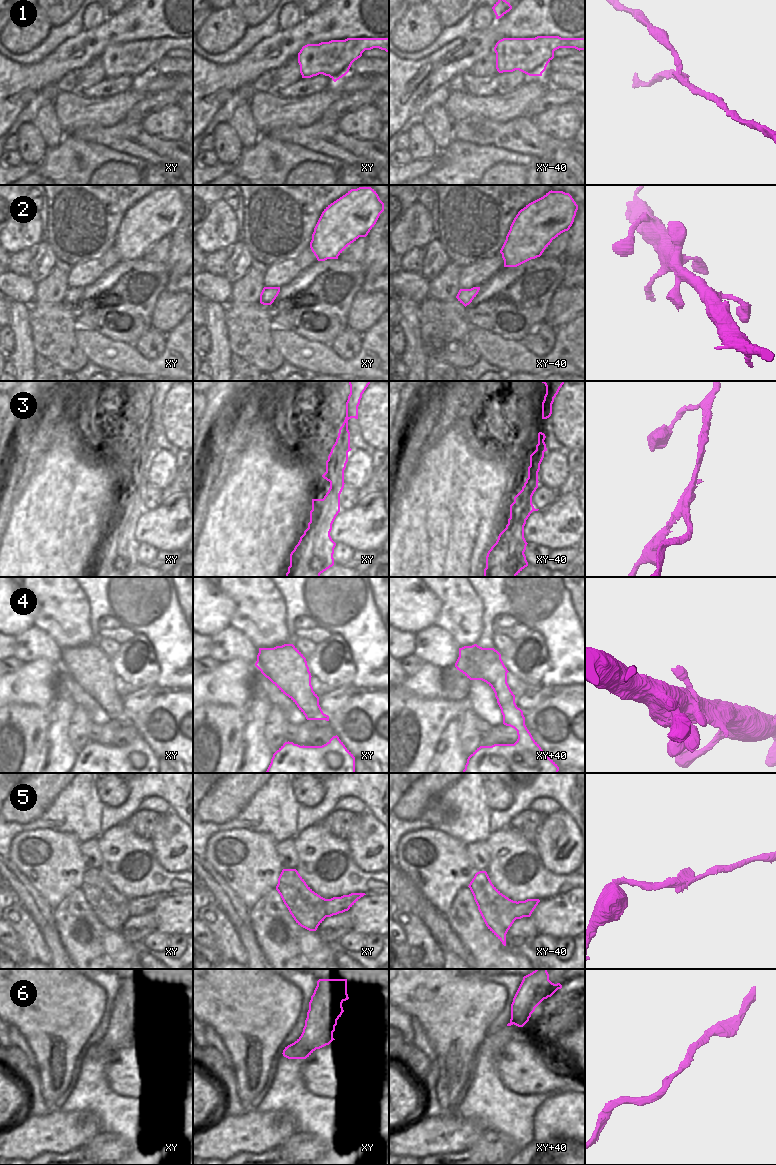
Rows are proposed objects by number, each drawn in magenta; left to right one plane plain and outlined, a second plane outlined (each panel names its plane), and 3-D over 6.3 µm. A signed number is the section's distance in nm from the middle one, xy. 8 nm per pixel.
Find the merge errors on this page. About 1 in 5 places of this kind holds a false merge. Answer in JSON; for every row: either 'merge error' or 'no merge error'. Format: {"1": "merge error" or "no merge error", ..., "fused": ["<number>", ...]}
{"1": "no merge error", "2": "no merge error", "3": "merge error", "4": "no merge error", "5": "no merge error", "6": "no merge error", "fused": ["3"]}

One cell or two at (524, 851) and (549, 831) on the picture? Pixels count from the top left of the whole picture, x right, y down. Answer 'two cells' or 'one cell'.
two cells

